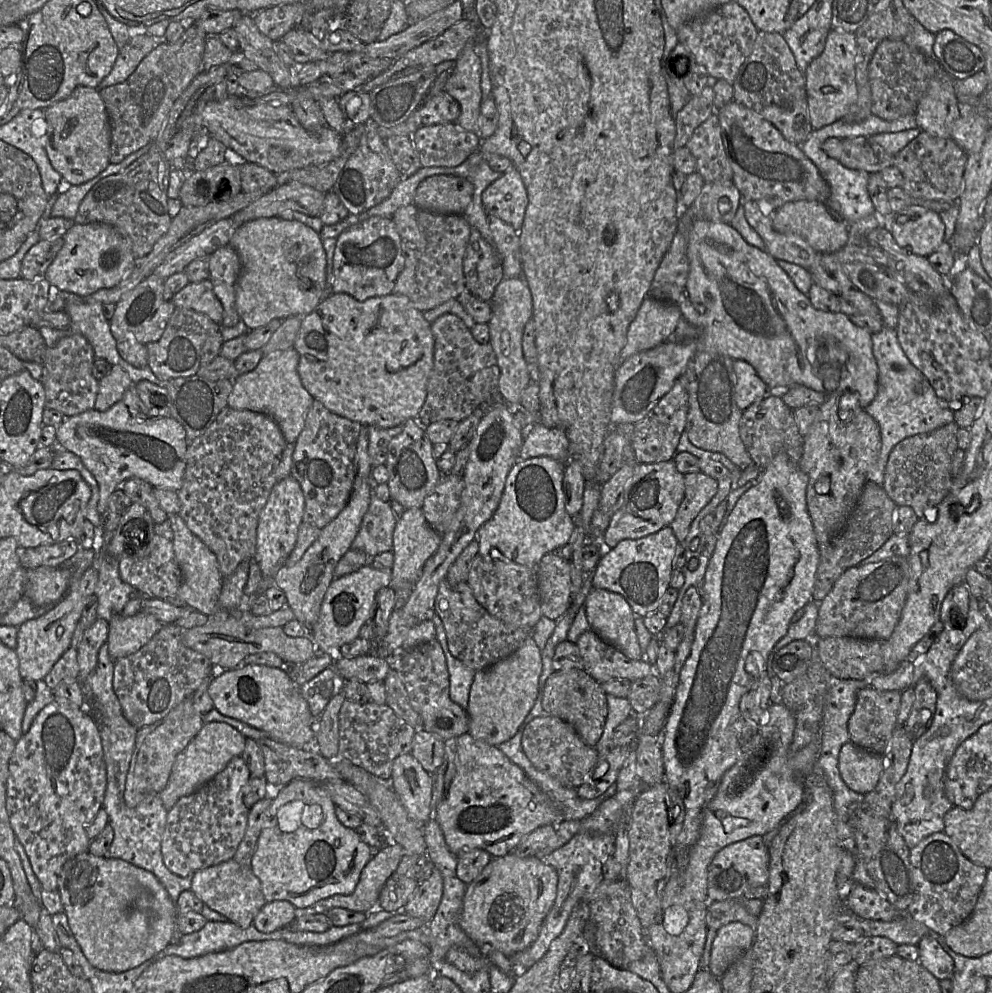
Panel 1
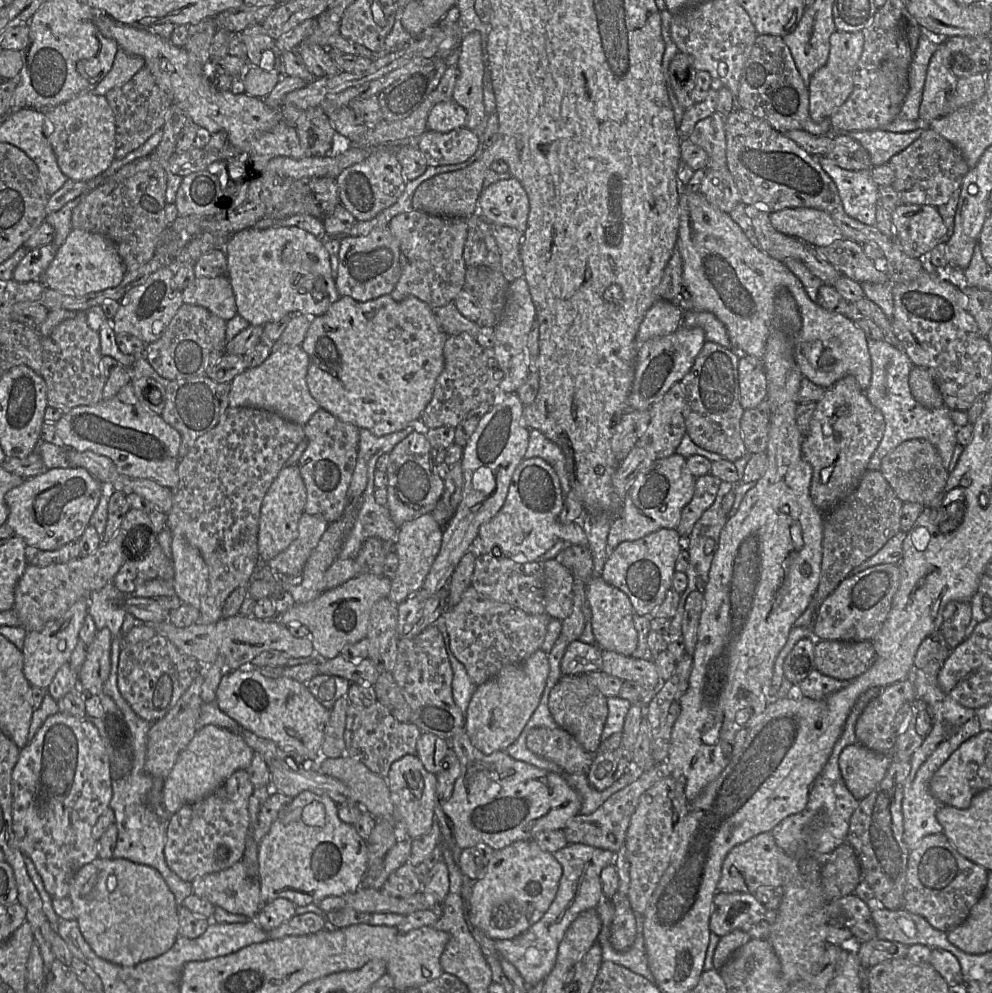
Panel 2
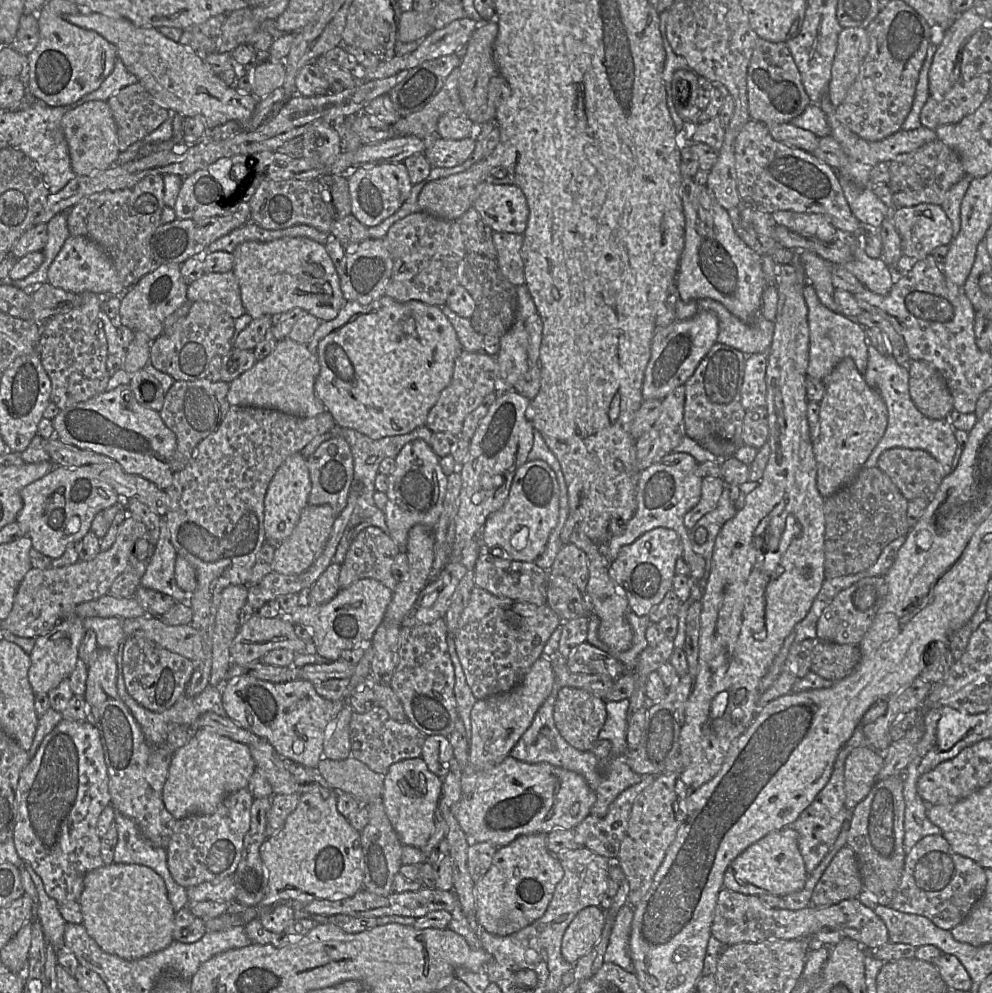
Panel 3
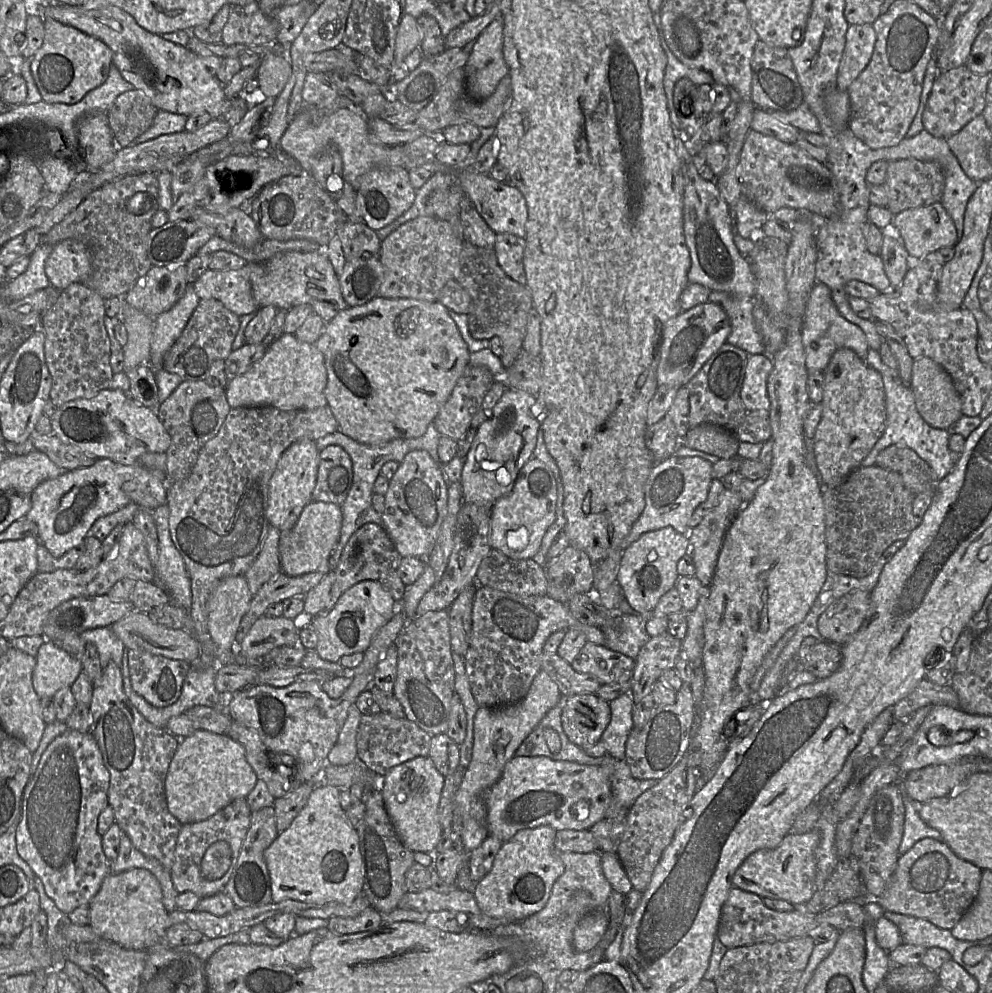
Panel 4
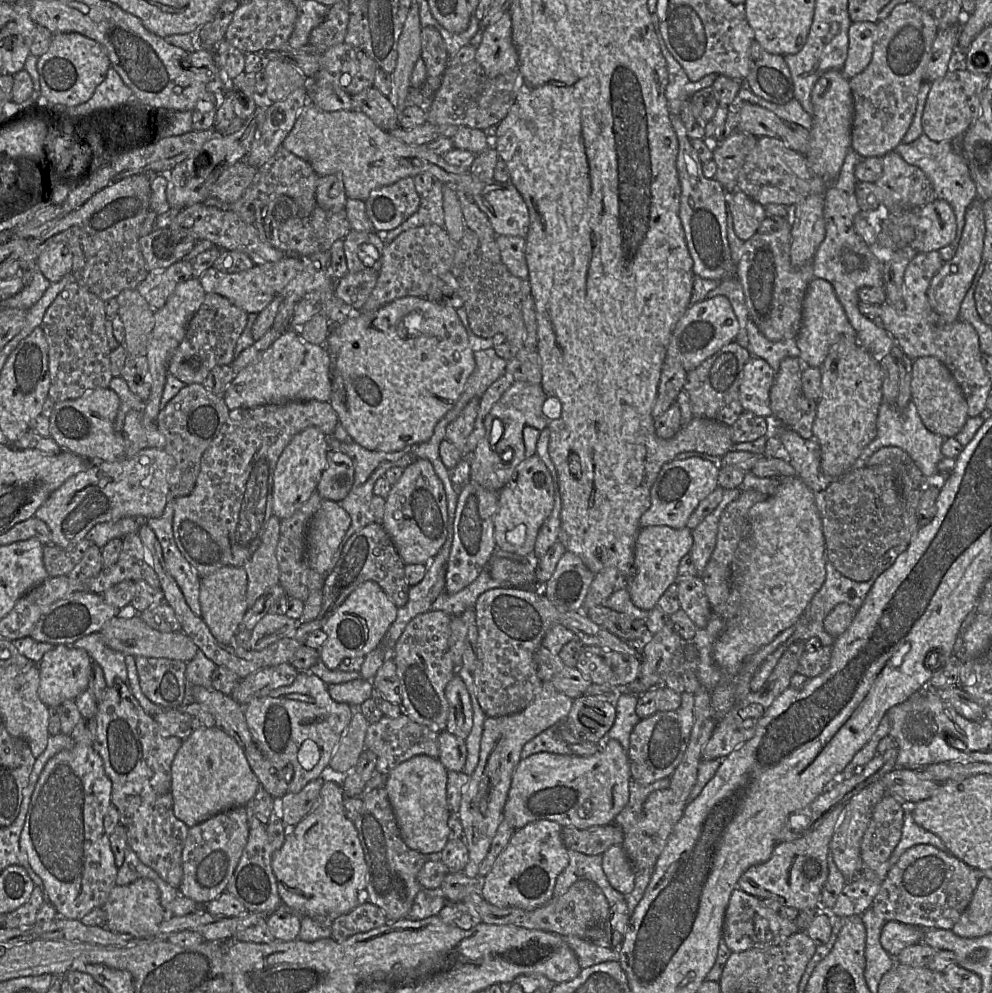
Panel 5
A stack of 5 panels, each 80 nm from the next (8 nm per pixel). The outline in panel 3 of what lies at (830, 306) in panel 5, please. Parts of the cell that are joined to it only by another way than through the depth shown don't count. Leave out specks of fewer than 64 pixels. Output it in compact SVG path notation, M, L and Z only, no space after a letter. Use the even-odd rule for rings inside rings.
M807 283L803 290L807 305L809 327L809 362L807 376L824 380L844 358L851 358L858 369L864 375L868 364L868 340L865 329L849 317L833 312L824 306L814 287Z

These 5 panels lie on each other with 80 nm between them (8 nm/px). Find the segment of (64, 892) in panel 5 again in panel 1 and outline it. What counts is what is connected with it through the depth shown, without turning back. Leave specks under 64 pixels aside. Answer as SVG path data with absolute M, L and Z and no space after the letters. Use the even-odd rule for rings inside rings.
M54 700L45 706L33 720L29 731L16 741L15 749L9 760L6 790L6 809L10 825L23 846L33 872L44 890L57 891L58 876L64 863L80 853L88 852L91 840L87 836L85 828L87 824L94 819L99 810L102 809L106 787L107 772L103 757L102 741L97 724L86 711L70 704L68 701Z

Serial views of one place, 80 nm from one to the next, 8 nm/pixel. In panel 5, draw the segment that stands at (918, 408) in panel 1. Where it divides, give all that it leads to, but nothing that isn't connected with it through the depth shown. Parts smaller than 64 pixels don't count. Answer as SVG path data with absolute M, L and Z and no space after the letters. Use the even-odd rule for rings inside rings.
M883 401L880 405L877 418L877 435L862 451L852 466L852 469L863 468L867 460L877 450L886 446L896 446L906 451L920 468L925 477L925 486L935 486L939 489L945 484L948 475L942 474L937 464L944 458L941 448L945 438L928 430L918 411L916 405L911 401L903 410L897 408L896 404L888 404Z

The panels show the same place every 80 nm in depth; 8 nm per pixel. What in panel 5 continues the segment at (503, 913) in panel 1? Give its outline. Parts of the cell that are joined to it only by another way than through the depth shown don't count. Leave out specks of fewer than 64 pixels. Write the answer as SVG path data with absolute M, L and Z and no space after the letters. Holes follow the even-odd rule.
M537 820L515 830L491 870L480 879L480 894L497 907L537 908L553 898L557 876L568 866L569 849L564 845L563 826L552 820Z

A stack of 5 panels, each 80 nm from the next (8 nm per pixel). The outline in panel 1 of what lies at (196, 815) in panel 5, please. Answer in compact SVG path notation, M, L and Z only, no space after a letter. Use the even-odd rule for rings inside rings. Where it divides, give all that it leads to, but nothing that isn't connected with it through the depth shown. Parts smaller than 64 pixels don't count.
M209 722L203 725L195 738L176 757L169 781L160 793L166 810L169 812L180 798L194 793L210 781L232 758L241 757L245 742L246 737L226 723Z

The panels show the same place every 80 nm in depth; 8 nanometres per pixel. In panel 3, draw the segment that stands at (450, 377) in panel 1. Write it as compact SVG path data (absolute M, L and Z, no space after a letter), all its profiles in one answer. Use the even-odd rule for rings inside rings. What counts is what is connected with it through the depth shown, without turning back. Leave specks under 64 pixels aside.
M463 350L455 360L451 382L429 411L425 426L433 432L449 432L459 437L465 418L495 389L500 390L499 365L496 358L484 351Z

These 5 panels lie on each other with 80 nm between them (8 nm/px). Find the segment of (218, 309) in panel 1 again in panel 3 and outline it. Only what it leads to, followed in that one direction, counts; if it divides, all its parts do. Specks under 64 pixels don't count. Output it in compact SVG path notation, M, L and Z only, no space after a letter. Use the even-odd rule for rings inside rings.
M232 271L203 274L187 288L190 302L210 302L222 308L233 319L246 314L238 280Z

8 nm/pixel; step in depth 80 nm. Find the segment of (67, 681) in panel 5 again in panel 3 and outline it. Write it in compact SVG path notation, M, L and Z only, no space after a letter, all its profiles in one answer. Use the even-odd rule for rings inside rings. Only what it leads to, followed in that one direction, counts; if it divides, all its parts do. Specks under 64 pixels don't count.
M67 618L58 622L47 634L36 638L34 648L29 654L31 665L28 671L28 679L35 694L48 694L61 681L70 678L79 659L79 647L85 631L84 619Z

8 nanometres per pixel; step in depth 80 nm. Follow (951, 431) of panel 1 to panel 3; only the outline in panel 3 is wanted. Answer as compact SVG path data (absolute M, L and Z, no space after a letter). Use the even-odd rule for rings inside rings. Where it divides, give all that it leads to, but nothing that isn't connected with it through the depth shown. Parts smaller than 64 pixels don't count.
M891 448L877 462L908 500L932 499L946 476L940 463L921 449Z

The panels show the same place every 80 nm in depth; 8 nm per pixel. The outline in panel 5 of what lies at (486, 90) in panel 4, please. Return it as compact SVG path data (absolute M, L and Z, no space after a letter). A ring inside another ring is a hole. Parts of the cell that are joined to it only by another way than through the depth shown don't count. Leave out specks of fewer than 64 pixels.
M505 11L496 22L483 29L474 60L491 78L517 69L518 53L512 41L512 19L509 11Z

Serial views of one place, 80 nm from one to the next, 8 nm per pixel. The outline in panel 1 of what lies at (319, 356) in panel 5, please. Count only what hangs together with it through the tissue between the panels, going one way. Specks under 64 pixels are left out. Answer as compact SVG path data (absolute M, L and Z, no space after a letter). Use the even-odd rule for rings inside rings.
M294 348L264 356L250 372L238 375L228 396L227 406L235 410L263 413L276 421L287 443L295 443L303 430L314 398L302 385L297 367L299 354Z

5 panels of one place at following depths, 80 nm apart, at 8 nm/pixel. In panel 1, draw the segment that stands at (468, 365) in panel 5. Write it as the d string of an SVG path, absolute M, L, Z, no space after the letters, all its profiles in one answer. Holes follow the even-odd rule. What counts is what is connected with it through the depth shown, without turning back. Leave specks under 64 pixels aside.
M392 292L385 296L375 296L358 301L347 293L331 293L313 312L302 318L293 348L299 354L297 370L302 385L314 399L320 401L331 412L362 425L381 428L391 428L419 416L419 411L426 399L427 383L434 364L434 336L431 323L425 319L423 312L418 310L407 296Z

